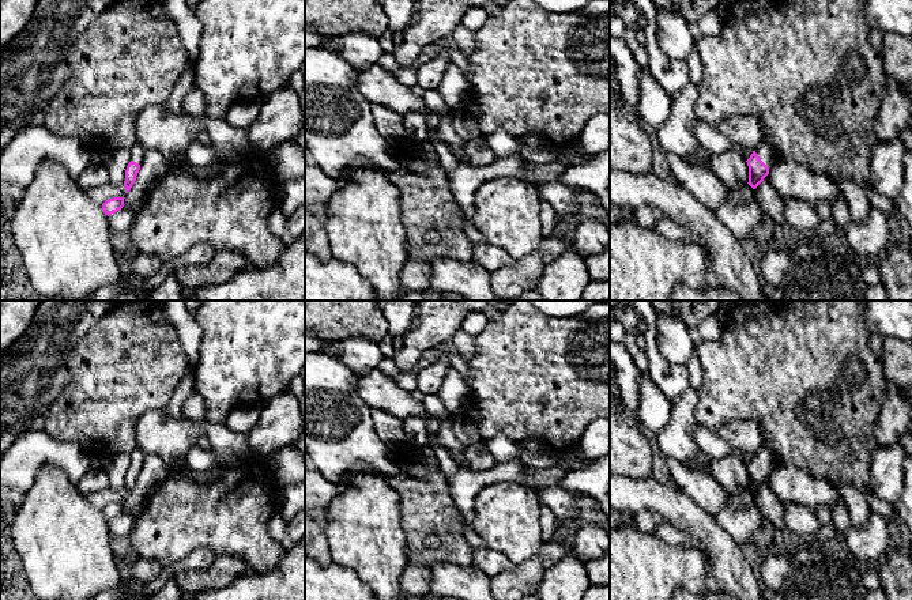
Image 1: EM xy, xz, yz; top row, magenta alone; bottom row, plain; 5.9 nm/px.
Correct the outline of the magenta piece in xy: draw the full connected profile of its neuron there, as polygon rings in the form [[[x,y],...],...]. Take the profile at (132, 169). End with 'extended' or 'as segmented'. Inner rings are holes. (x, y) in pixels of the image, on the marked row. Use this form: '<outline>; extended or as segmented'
[[[135,143],[129,148],[129,152],[131,152],[131,162],[127,166],[125,181],[124,181],[127,193],[131,190],[132,185],[136,181],[136,176],[140,170],[140,165],[143,162],[146,150],[139,143]]]; extended

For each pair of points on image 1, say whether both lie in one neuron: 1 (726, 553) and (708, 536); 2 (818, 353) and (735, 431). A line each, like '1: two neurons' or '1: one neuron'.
1: one neuron
2: two neurons

